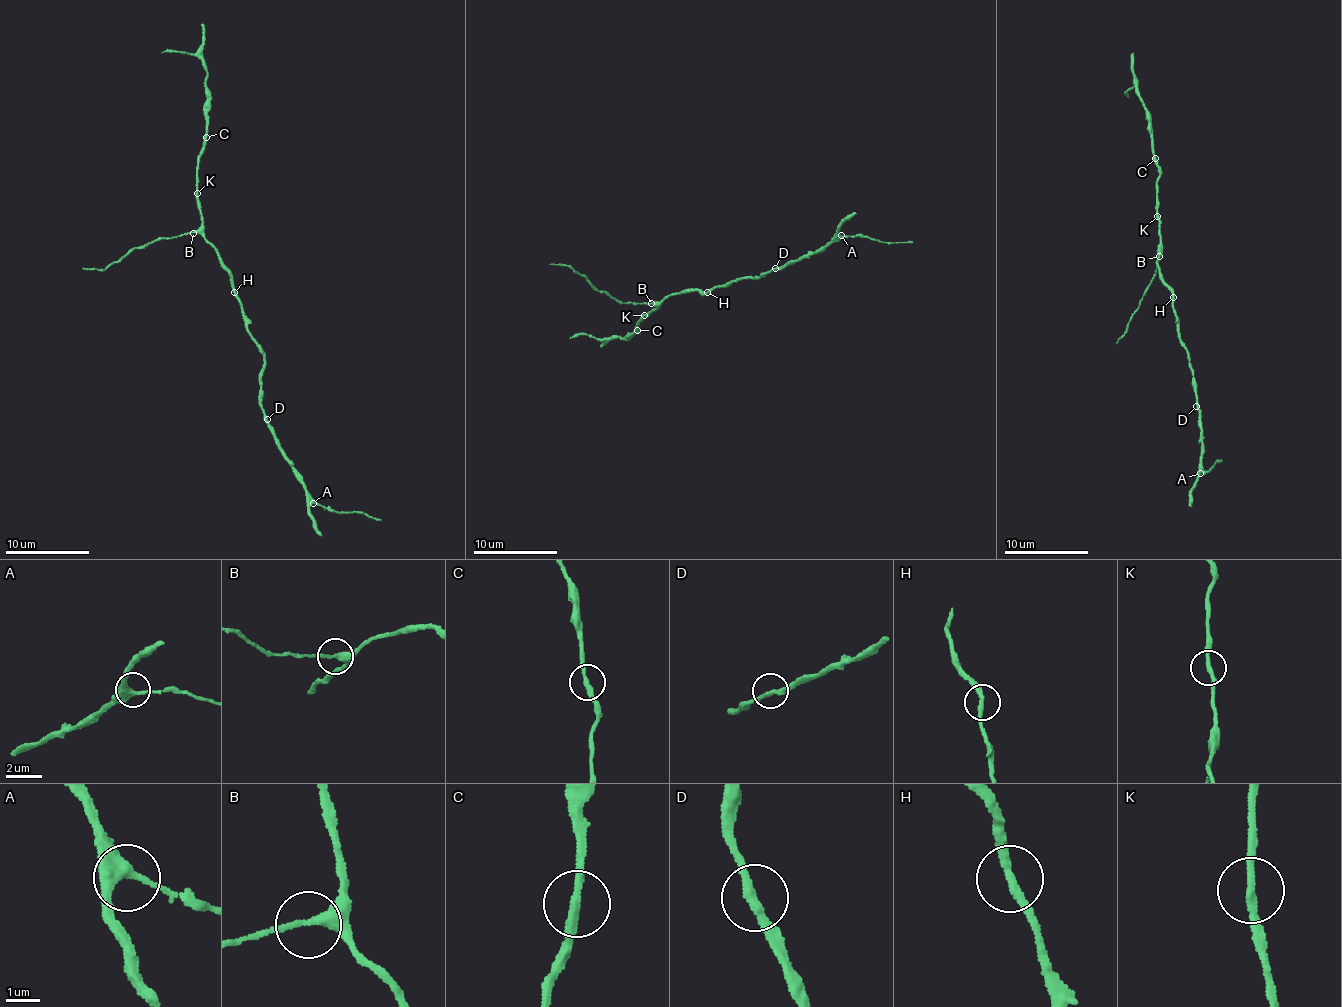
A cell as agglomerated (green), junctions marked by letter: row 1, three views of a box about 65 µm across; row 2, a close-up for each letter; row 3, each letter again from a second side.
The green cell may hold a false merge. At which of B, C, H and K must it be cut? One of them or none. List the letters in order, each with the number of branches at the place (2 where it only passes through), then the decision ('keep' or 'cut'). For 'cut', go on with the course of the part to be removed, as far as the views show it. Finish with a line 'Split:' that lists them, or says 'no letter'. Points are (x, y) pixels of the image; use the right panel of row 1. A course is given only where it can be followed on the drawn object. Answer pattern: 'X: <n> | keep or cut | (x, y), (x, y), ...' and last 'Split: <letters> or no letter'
B: 3 | keep
C: 2 | keep
H: 2 | keep
K: 2 | keep
Split: no letter

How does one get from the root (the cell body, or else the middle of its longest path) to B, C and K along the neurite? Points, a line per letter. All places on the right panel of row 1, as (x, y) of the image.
B: (1172, 301), (1173, 289), (1163, 281), (1156, 261), (1158, 256)
C: (1172, 301), (1173, 289), (1163, 281), (1156, 261), (1160, 252), (1160, 234), (1157, 214), (1158, 165), (1155, 158)
K: (1172, 301), (1173, 289), (1163, 281), (1156, 261), (1160, 252), (1157, 216)

